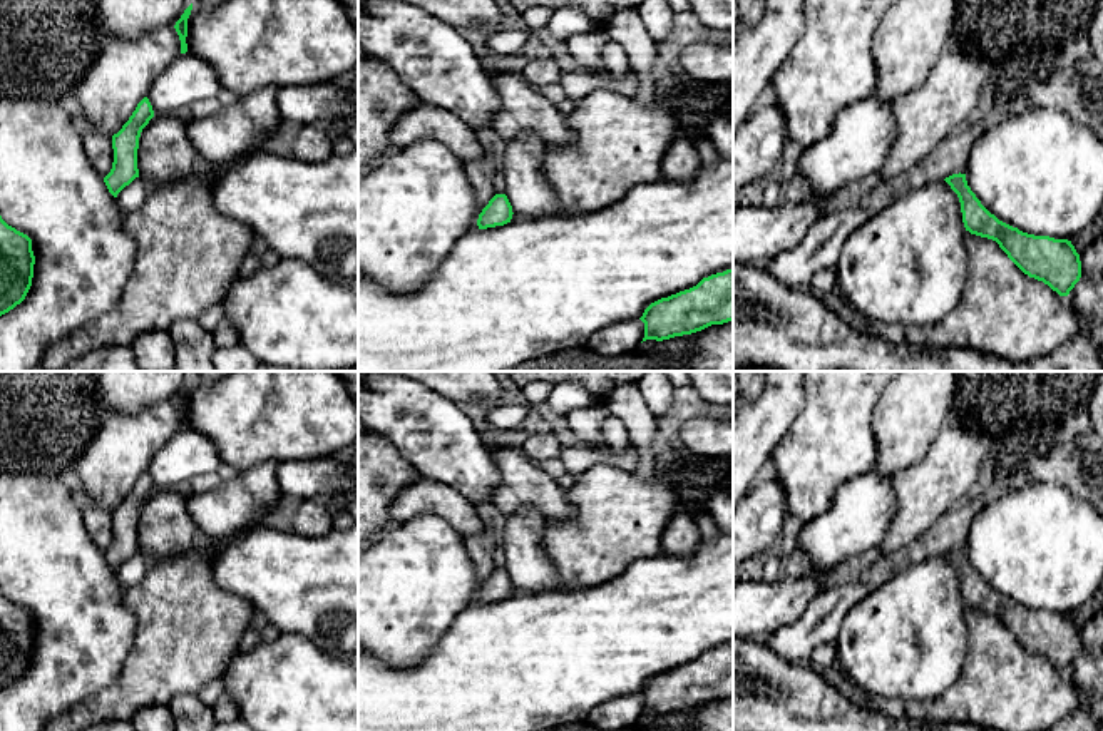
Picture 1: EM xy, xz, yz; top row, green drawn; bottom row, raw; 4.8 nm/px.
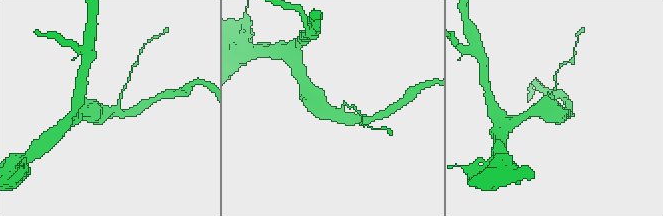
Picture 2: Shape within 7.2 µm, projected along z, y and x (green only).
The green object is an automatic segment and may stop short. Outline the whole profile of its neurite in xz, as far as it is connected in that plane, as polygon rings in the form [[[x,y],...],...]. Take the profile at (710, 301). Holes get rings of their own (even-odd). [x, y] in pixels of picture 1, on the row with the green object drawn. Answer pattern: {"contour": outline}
{"contour": [[[733,268],[651,303],[639,319],[644,323],[643,341],[663,341],[733,321]]]}

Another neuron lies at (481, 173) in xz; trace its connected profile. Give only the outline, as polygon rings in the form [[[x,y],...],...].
[[[485,151],[484,157],[479,161],[470,161],[465,164],[465,172],[469,182],[475,192],[477,214],[472,222],[472,229],[477,229],[477,219],[482,209],[489,204],[489,201],[495,196],[494,192],[494,177],[499,171],[497,157]]]

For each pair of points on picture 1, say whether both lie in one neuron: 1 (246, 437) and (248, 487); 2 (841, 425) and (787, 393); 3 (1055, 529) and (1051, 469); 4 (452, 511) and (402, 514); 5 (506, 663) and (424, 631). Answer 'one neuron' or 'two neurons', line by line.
1: two neurons
2: two neurons
3: two neurons
4: one neuron
5: two neurons

